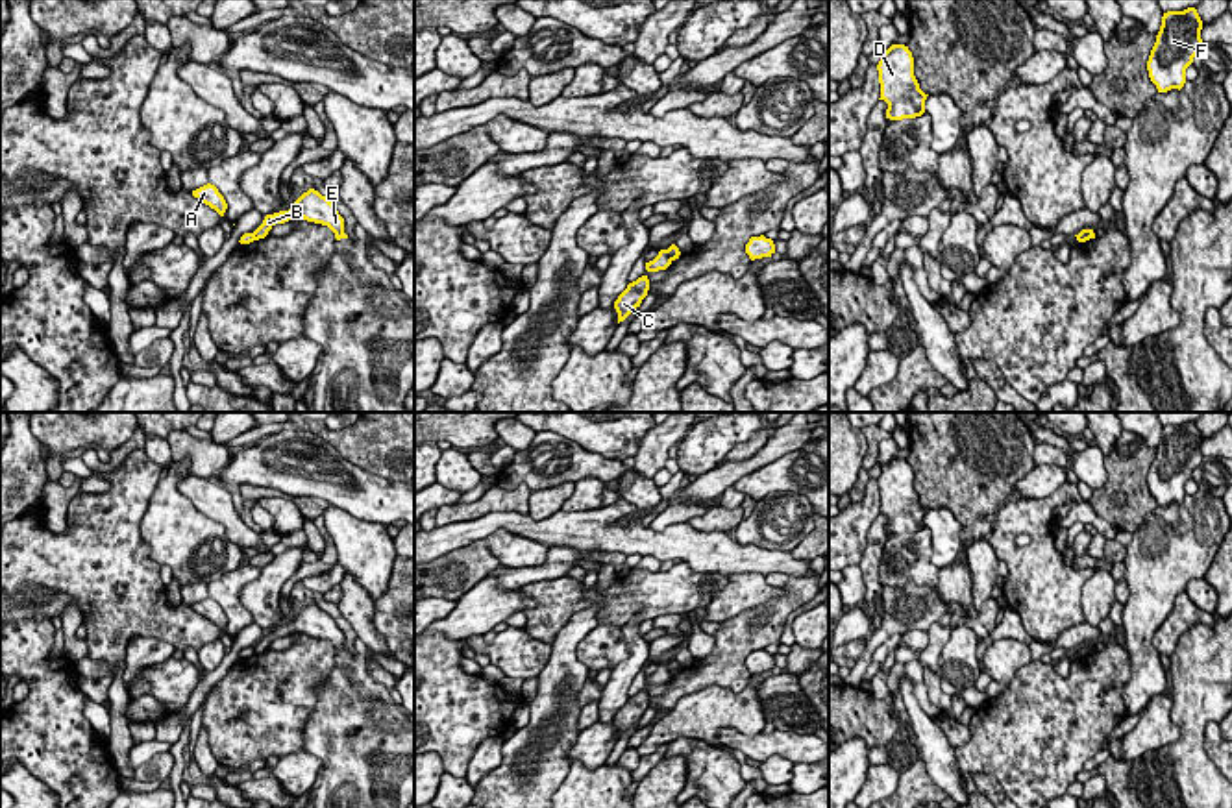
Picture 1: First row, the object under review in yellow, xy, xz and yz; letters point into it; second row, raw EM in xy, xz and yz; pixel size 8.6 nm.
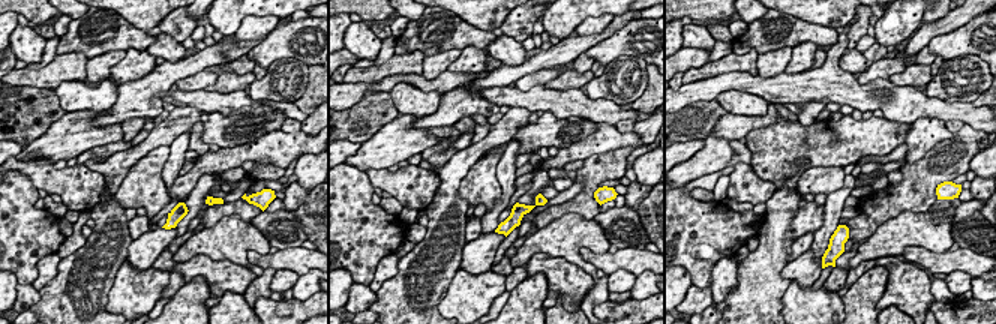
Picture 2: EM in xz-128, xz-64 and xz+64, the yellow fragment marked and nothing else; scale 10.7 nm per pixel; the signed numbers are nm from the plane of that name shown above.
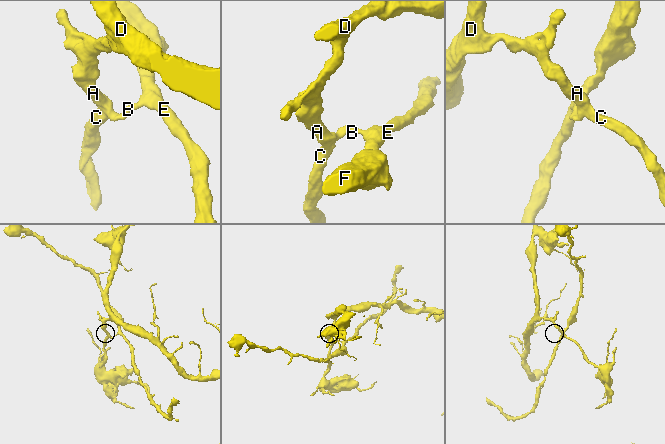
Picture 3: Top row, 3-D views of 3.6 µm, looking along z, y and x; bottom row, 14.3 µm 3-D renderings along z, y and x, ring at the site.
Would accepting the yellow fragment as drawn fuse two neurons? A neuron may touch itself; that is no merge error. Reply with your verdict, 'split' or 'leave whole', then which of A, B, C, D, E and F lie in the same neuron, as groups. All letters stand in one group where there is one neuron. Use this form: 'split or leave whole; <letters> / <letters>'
split; A C D / B E F

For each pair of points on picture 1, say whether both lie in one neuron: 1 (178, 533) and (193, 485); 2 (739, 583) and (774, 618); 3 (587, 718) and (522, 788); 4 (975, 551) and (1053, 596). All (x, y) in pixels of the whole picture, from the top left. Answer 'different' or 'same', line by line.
1: different
2: different
3: different
4: different

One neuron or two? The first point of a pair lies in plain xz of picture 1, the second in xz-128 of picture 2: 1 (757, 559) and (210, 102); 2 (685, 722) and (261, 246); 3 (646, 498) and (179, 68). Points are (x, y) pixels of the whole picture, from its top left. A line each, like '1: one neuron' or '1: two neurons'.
1: one neuron
2: one neuron
3: two neurons

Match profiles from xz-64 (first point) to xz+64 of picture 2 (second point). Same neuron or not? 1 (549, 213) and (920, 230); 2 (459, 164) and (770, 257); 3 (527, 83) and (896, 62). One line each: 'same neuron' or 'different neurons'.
1: different neurons
2: same neuron
3: same neuron

